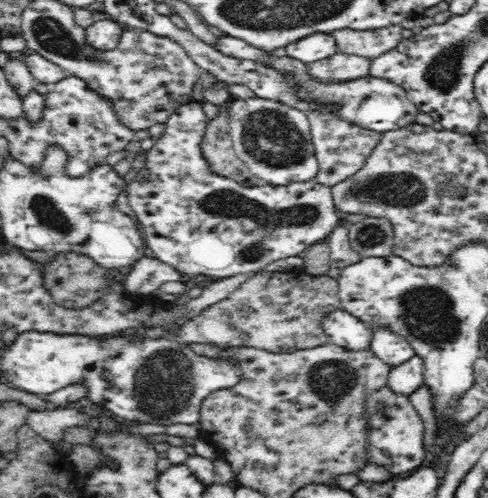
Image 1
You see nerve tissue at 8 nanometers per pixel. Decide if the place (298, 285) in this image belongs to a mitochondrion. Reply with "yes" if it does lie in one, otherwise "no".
no

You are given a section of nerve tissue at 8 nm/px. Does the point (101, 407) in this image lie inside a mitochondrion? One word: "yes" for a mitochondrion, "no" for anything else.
no

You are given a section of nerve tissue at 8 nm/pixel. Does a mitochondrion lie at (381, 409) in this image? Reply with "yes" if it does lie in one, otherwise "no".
yes

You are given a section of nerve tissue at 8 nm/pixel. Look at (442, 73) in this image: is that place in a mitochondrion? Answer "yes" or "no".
yes

